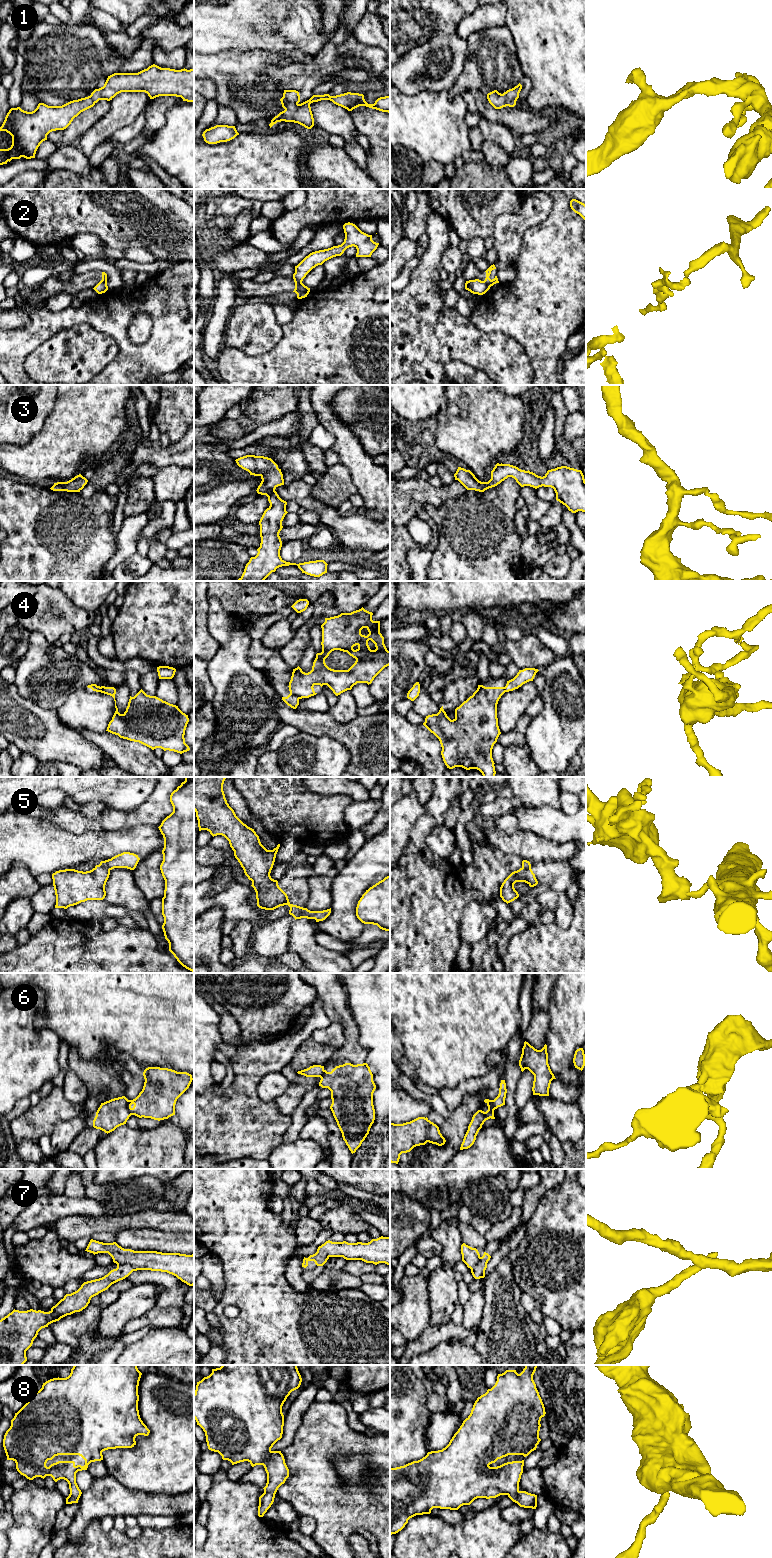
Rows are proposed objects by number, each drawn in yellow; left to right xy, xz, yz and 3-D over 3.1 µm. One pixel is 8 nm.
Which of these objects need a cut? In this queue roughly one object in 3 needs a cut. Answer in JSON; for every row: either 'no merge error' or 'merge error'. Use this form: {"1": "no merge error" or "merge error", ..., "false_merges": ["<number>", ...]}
{"1": "no merge error", "2": "merge error", "3": "no merge error", "4": "merge error", "5": "merge error", "6": "merge error", "7": "no merge error", "8": "no merge error", "false_merges": ["2", "4", "5", "6"]}

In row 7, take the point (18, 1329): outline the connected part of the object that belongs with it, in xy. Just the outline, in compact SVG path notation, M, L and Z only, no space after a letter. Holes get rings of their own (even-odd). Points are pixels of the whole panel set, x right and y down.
M91 1239L86 1250L108 1253L117 1268L102 1278L84 1282L81 1287L66 1294L49 1312L41 1310L13 1310L0 1320L0 1365L23 1365L26 1351L32 1346L38 1332L61 1318L85 1309L92 1297L107 1290L112 1284L125 1279L133 1271L167 1272L189 1286L194 1285L194 1254L134 1251L124 1249L116 1242L103 1243Z

